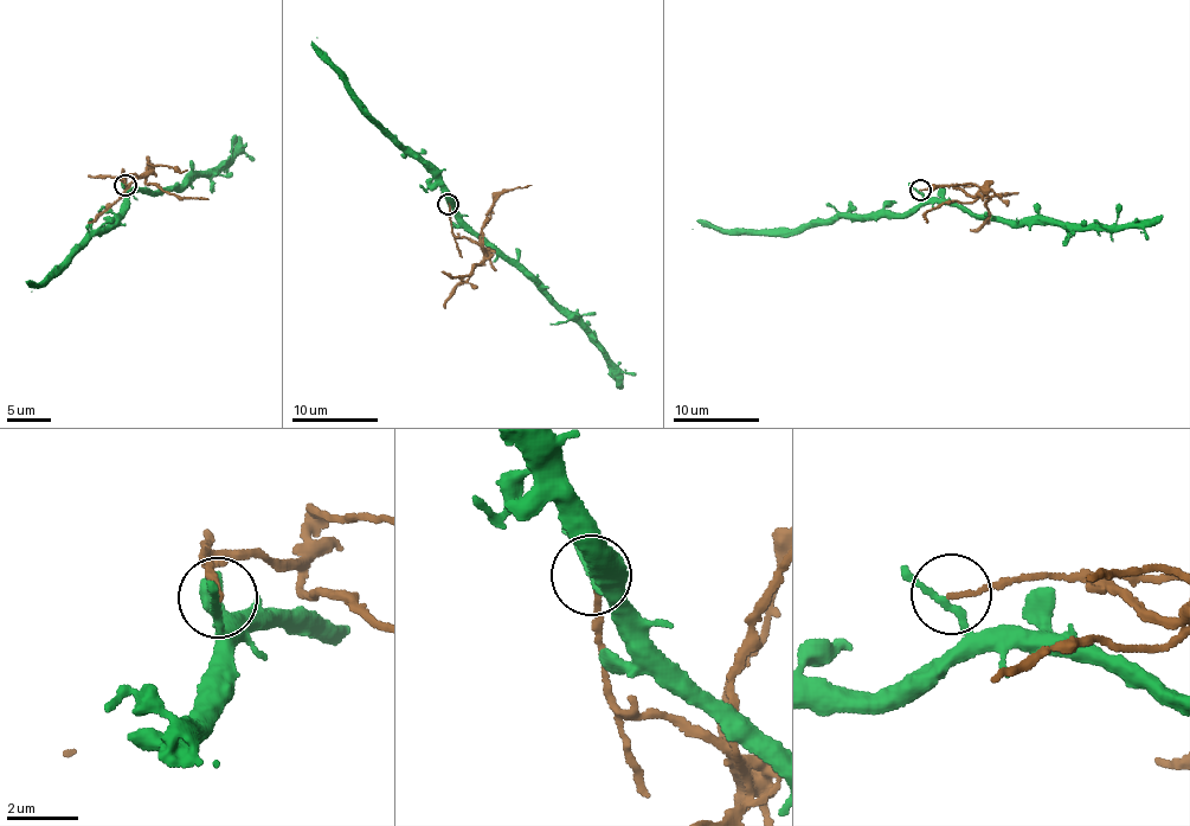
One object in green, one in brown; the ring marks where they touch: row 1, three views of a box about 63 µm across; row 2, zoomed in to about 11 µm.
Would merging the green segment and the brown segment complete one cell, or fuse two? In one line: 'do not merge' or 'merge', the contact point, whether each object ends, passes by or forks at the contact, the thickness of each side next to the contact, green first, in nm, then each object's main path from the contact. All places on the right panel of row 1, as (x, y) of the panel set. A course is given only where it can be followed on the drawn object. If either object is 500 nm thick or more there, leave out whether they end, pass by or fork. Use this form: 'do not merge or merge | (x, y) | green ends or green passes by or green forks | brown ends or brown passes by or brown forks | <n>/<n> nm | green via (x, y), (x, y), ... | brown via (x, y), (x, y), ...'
do not merge | (920, 190) | green passes by | brown ends | 190/140 nm | green via (919, 190), (922, 200), (900, 213), (841, 212), (790, 232), (709, 228), (699, 222), (693, 230) | brown via (921, 190), (949, 185), (973, 200), (931, 207), (925, 215), (927, 222)

